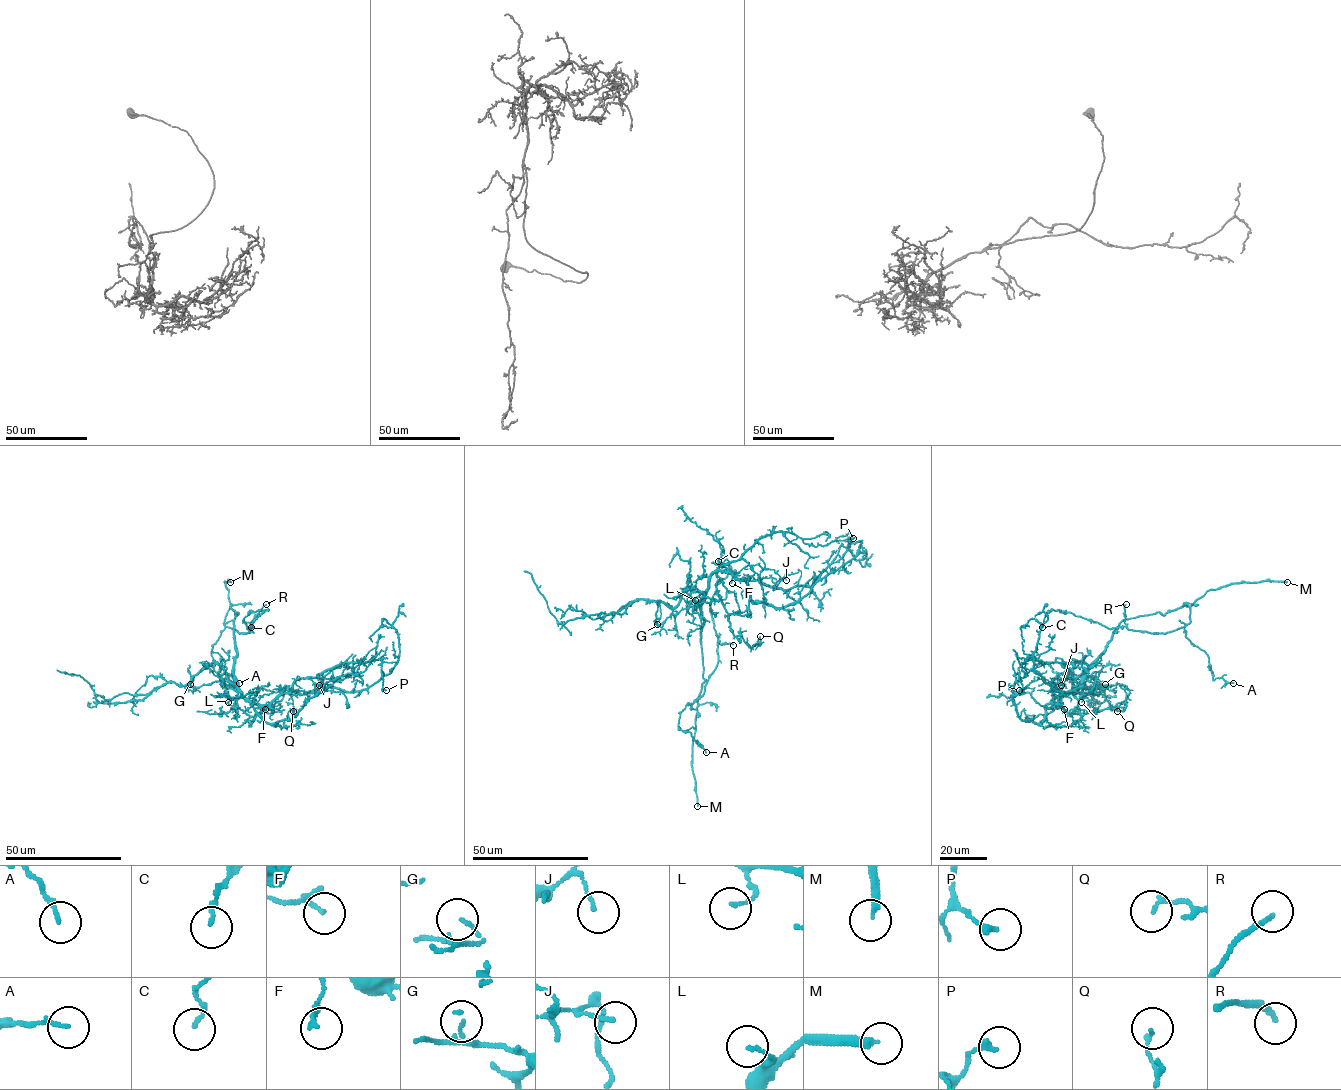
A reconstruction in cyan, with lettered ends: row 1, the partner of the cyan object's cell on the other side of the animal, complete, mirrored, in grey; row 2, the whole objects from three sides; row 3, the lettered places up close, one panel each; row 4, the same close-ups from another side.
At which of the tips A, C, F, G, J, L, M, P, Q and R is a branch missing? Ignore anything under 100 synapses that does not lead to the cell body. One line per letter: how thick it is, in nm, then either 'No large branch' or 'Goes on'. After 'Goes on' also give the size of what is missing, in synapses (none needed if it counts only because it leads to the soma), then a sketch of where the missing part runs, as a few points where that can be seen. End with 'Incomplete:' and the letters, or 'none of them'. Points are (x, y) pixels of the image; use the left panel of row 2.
A: Thickness 160 nm. No large branch
C: Thickness 150 nm. No large branch
F: Thickness 110 nm. No large branch
G: Thickness 90 nm. No large branch
J: Thickness 120 nm. No large branch
L: Thickness 120 nm. No large branch
M: Thickness 240 nm. Goes on. Roughly 170 synapses. Course of what is missing: (230, 582), (222, 610), (228, 607), (235, 614), (231, 609), (233, 610), (232, 547), (226, 556), (232, 578)
P: Thickness 200 nm. No large branch
Q: Thickness 140 nm. No large branch
R: Thickness 170 nm. No large branch
Incomplete: M

